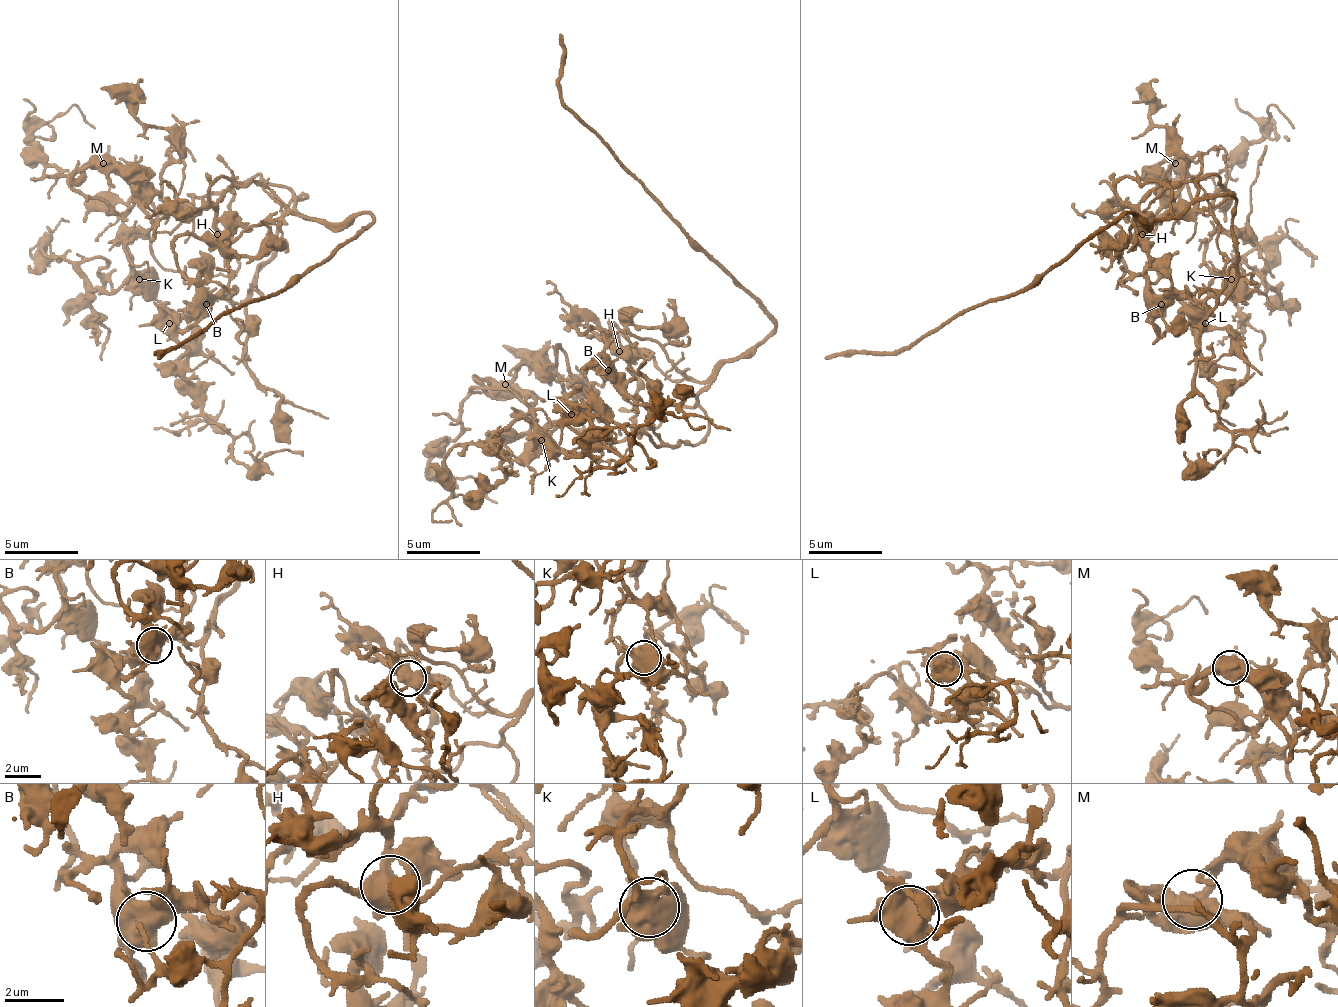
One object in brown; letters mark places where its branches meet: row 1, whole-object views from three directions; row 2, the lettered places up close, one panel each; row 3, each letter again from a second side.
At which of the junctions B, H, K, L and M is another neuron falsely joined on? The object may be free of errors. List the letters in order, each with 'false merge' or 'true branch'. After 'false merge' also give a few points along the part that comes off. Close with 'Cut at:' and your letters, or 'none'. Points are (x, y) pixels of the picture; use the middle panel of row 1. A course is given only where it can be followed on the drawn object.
B: true branch
H: true branch
K: true branch
L: true branch
M: true branch
Cut at: none

